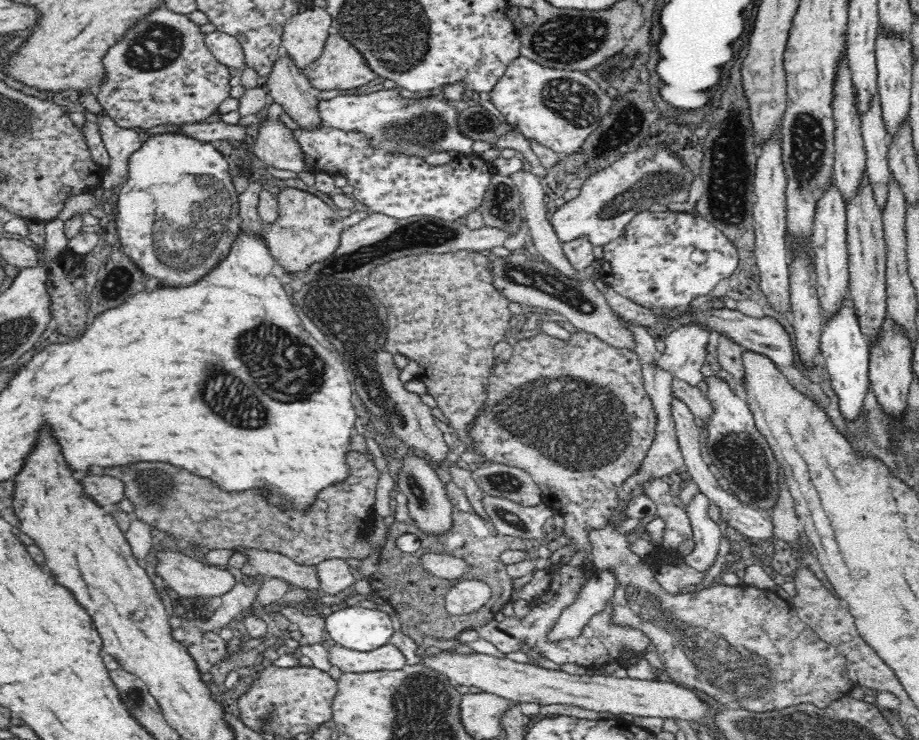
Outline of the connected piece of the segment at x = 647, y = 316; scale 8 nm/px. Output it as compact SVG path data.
M600 277L594 281L596 288L604 294L604 298L606 298L608 305L610 305L612 310L619 315L622 321L642 327L650 326L651 324L659 321L658 316L656 316L652 310L648 310L647 307L622 296L603 279L603 277Z

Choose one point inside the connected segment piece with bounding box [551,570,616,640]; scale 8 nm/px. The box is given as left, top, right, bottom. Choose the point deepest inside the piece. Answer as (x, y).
(593, 597)

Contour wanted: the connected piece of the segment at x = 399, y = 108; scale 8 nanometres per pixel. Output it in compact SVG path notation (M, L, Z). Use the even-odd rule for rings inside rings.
M382 90L366 96L337 95L329 100L316 100L321 124L340 130L359 130L373 136L373 144L401 148L410 154L428 156L431 151L451 151L472 153L472 140L456 131L457 111L442 96L427 97L413 105L408 105L398 92Z

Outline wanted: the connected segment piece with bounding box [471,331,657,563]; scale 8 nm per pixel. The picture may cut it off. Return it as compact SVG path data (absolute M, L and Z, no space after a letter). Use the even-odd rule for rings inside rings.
M573 331L572 340L568 342L557 340L548 334L537 335L528 340L522 340L513 346L513 355L508 363L497 364L492 371L487 386L487 402L483 410L483 416L479 418L475 429L471 432L476 441L476 446L480 452L486 455L486 458L493 460L494 463L505 464L518 467L528 472L534 479L534 482L541 488L545 502L552 508L564 515L565 526L561 532L568 535L573 544L570 547L553 547L551 562L569 562L575 558L588 560L587 551L588 533L584 531L586 526L600 528L607 524L610 516L614 514L614 509L618 506L618 491L627 480L630 472L645 459L645 454L654 440L654 428L656 426L656 413L652 406L652 401L645 389L643 379L643 369L641 361L636 353L628 350L619 350L602 340L599 340L592 334Z

